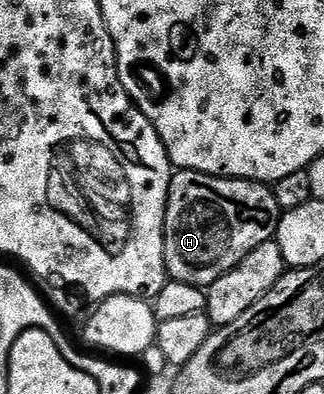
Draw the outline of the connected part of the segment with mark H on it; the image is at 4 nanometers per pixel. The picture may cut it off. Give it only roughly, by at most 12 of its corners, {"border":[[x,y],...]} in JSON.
{"border":[[177,171],[169,277],[212,284],[275,237],[267,184]]}

